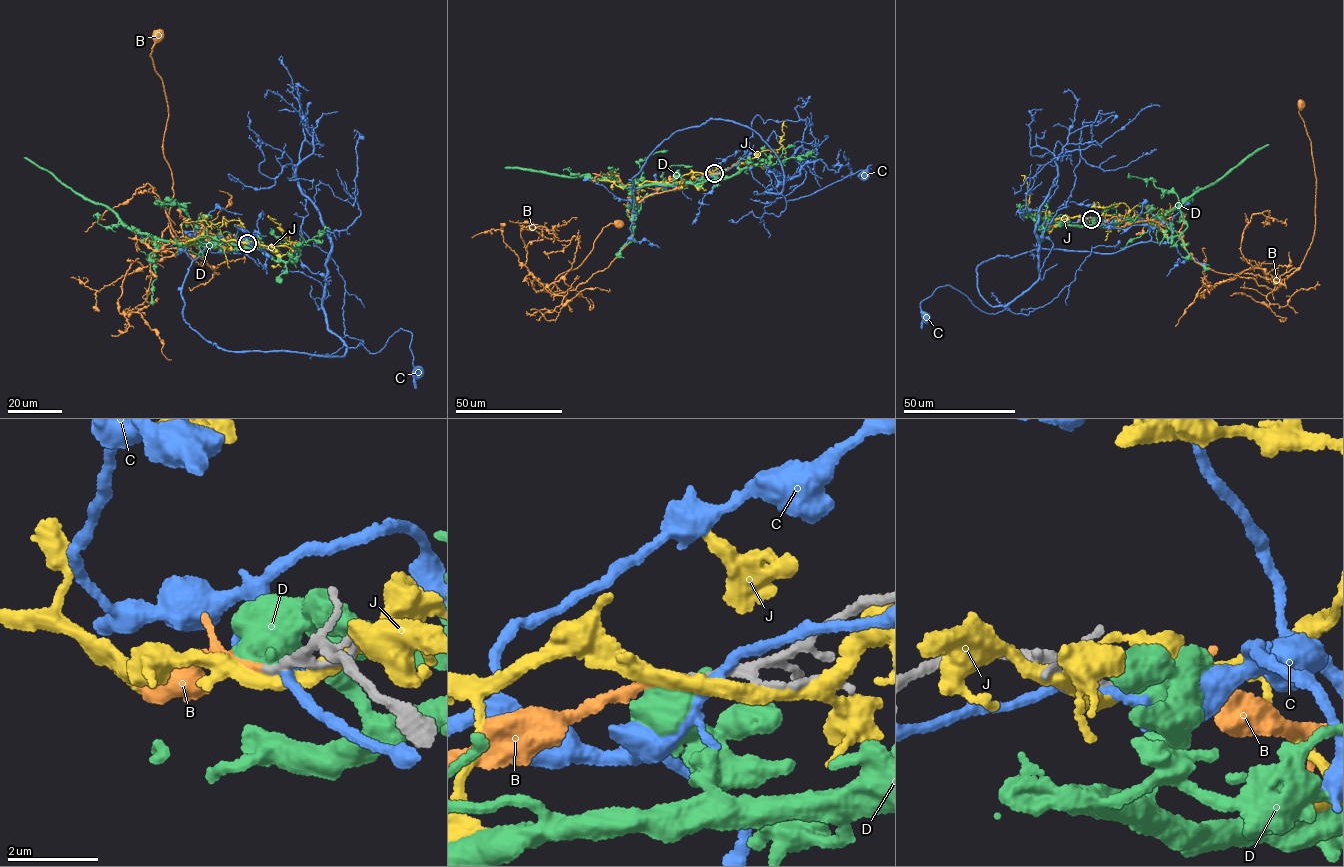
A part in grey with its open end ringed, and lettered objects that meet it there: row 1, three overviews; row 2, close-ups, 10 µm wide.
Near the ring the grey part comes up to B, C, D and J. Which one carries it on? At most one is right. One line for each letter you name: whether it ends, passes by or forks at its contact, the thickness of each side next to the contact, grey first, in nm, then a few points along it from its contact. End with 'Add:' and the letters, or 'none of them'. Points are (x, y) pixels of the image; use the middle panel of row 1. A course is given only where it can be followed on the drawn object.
B: it ends there; 190 nm thick on the grey side, 140 nm on the other; it runs (714, 173), (636, 203), (627, 245), (586, 282), (536, 292), (581, 264), (603, 228), (617, 223)
Add: B

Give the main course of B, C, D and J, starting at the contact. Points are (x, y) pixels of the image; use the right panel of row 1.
B: (1091, 219), (1157, 222), (1179, 232), (1195, 261), (1274, 290), (1300, 267), (1315, 223), (1315, 173), (1300, 104)
C: (1090, 219), (1142, 218), (1151, 239), (997, 256), (976, 283), (1009, 309), (948, 285), (926, 317)
D: (1091, 219), (1096, 226), (1140, 217), (1154, 224), (1268, 144)
J: (1090, 219), (1106, 214), (1129, 218), (1134, 215), (1134, 211), (1125, 204), (1095, 206), (1093, 202)

